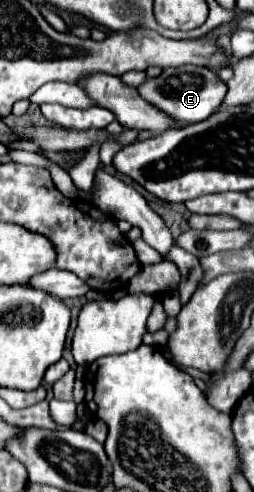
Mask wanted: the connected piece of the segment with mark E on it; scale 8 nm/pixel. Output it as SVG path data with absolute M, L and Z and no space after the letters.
M183 65L183 67L165 69L159 77L147 79L139 87L139 95L145 101L153 103L155 107L159 107L167 115L171 115L181 125L199 123L199 121L207 119L211 113L217 111L217 107L225 99L225 93L227 93L227 85L217 77L217 73L207 67L197 67L197 65Z

